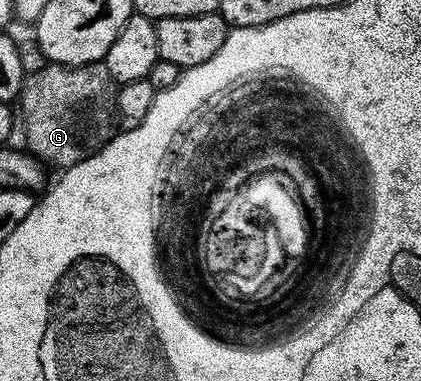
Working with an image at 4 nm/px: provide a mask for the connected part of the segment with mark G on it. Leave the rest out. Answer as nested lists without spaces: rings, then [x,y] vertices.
[[[101,61],[77,67],[63,67],[60,63],[48,63],[38,73],[25,75],[18,100],[18,119],[24,122],[24,139],[27,150],[49,168],[72,167],[78,161],[101,151],[117,130],[116,92],[118,84],[110,77],[110,69]]]

